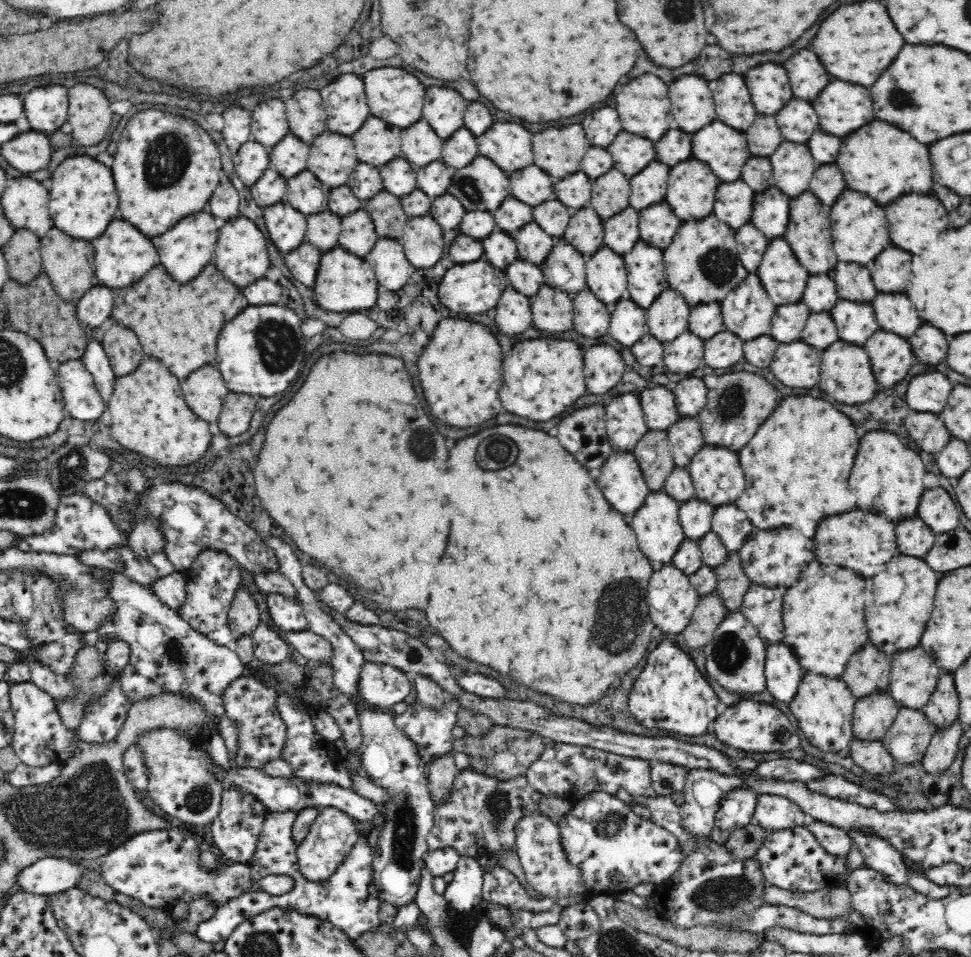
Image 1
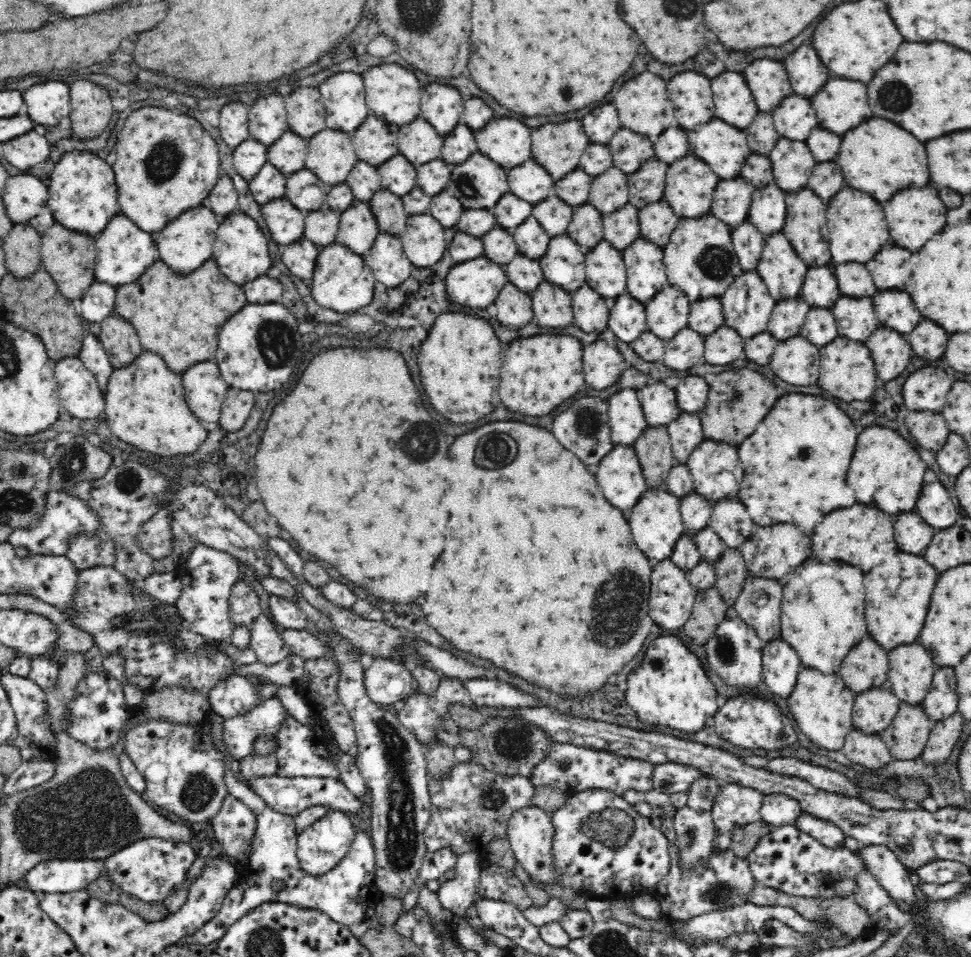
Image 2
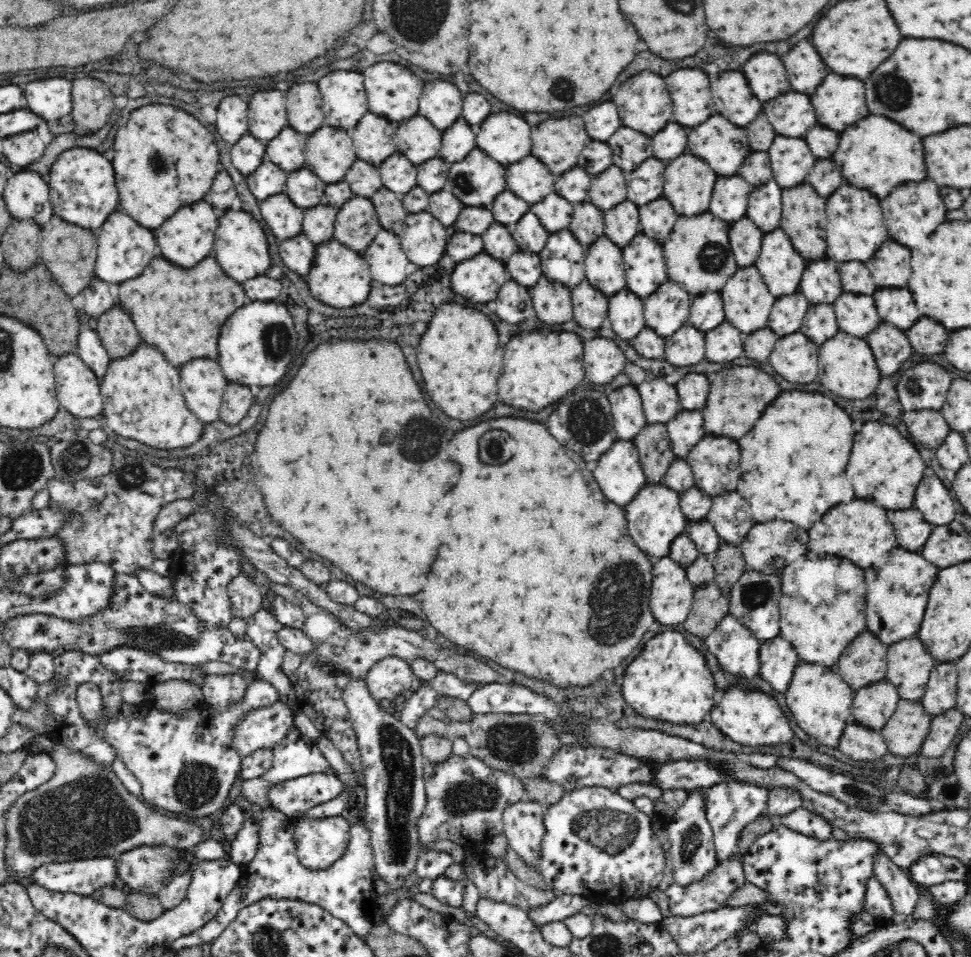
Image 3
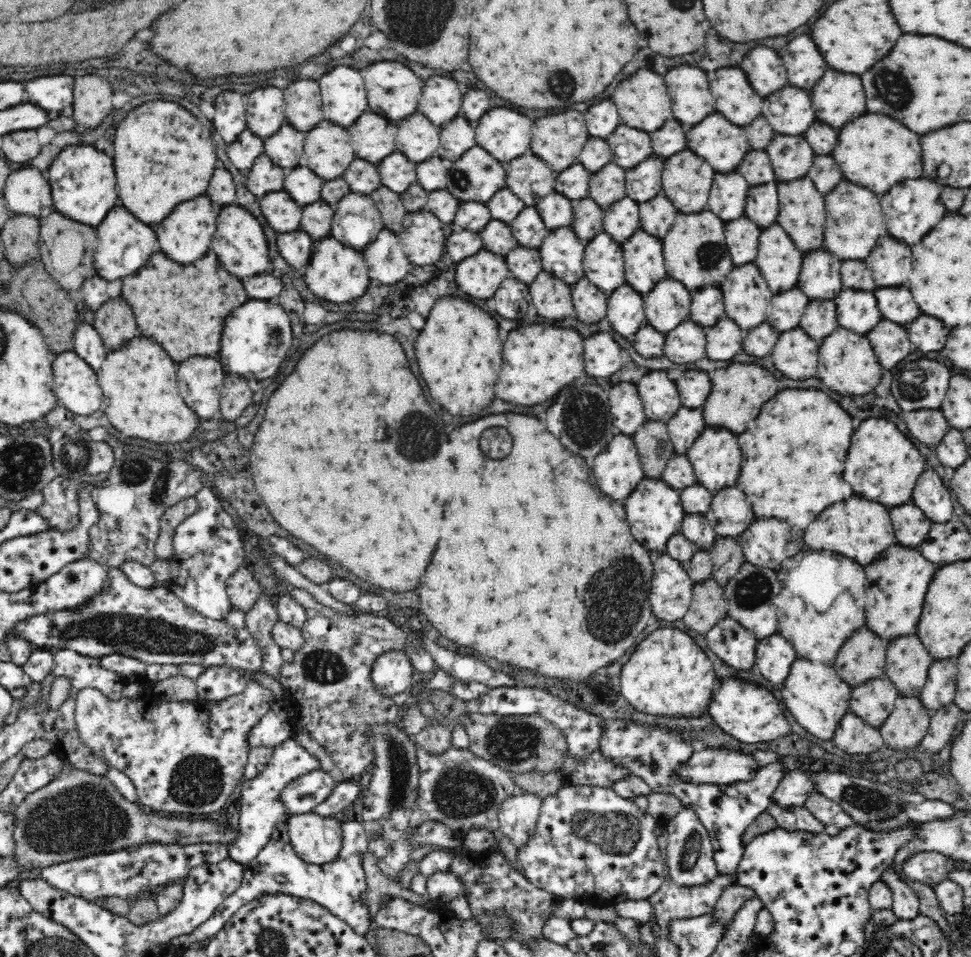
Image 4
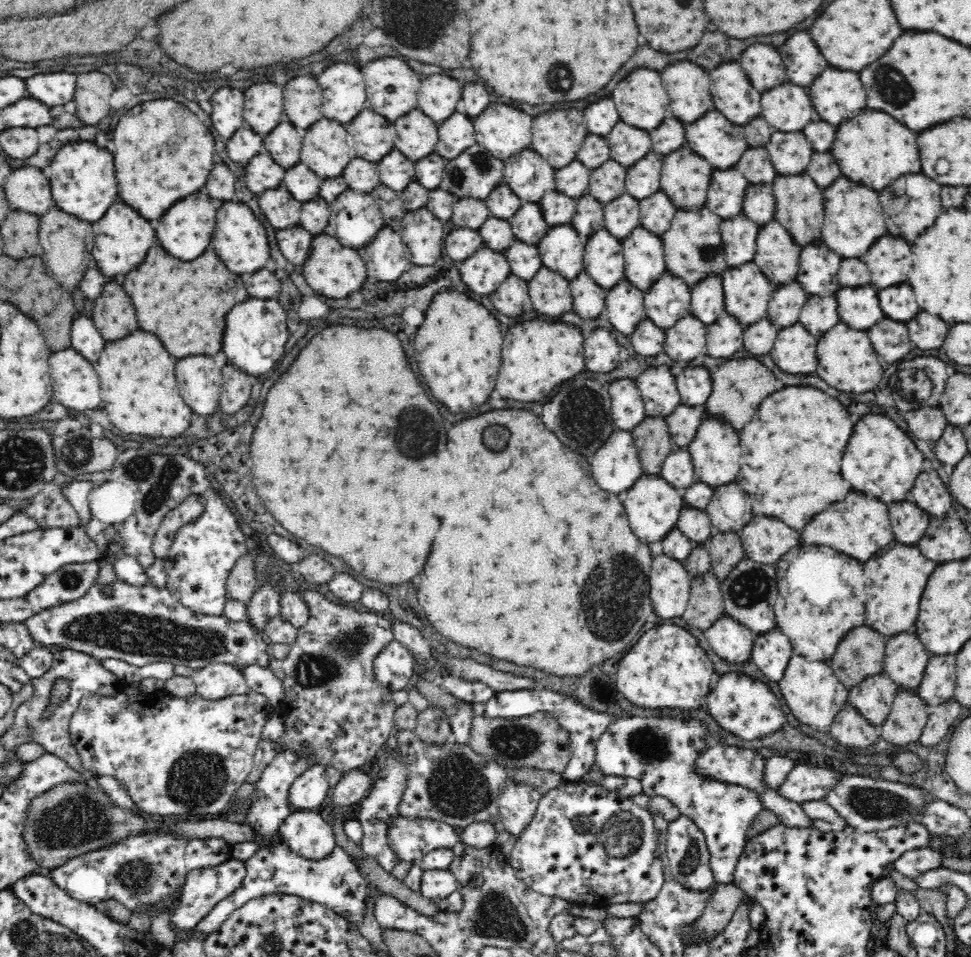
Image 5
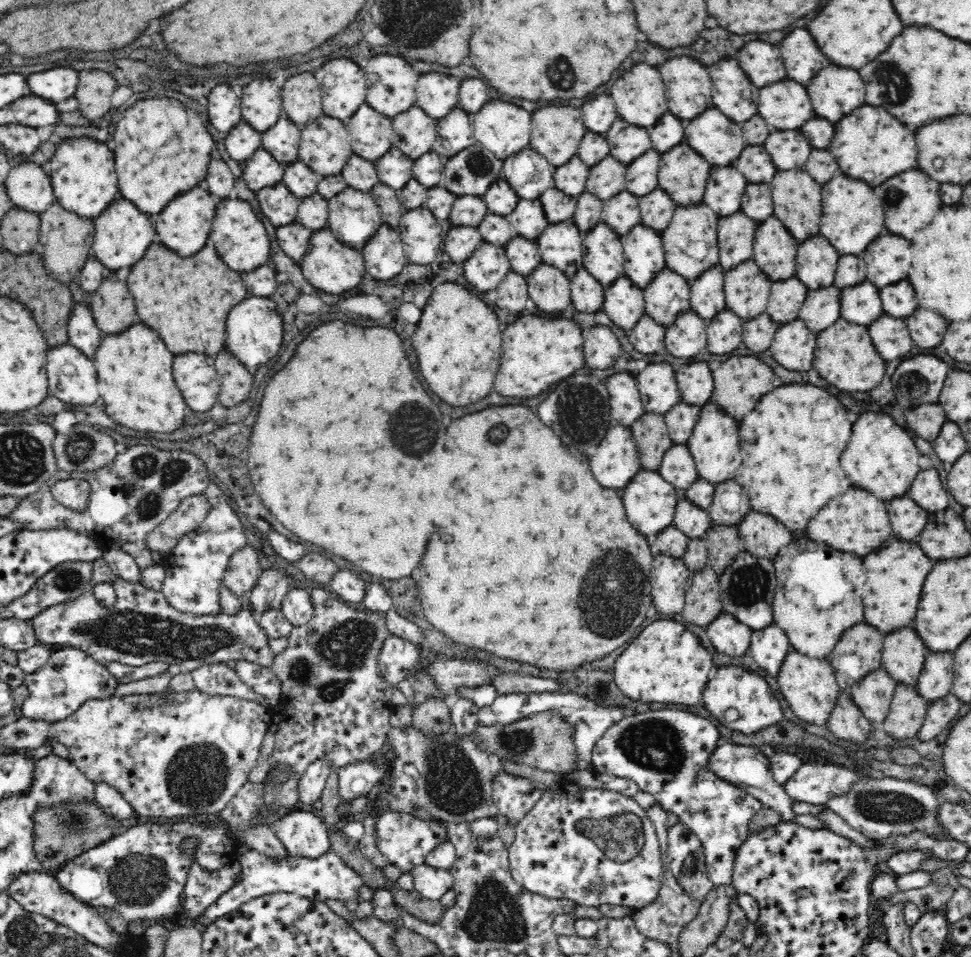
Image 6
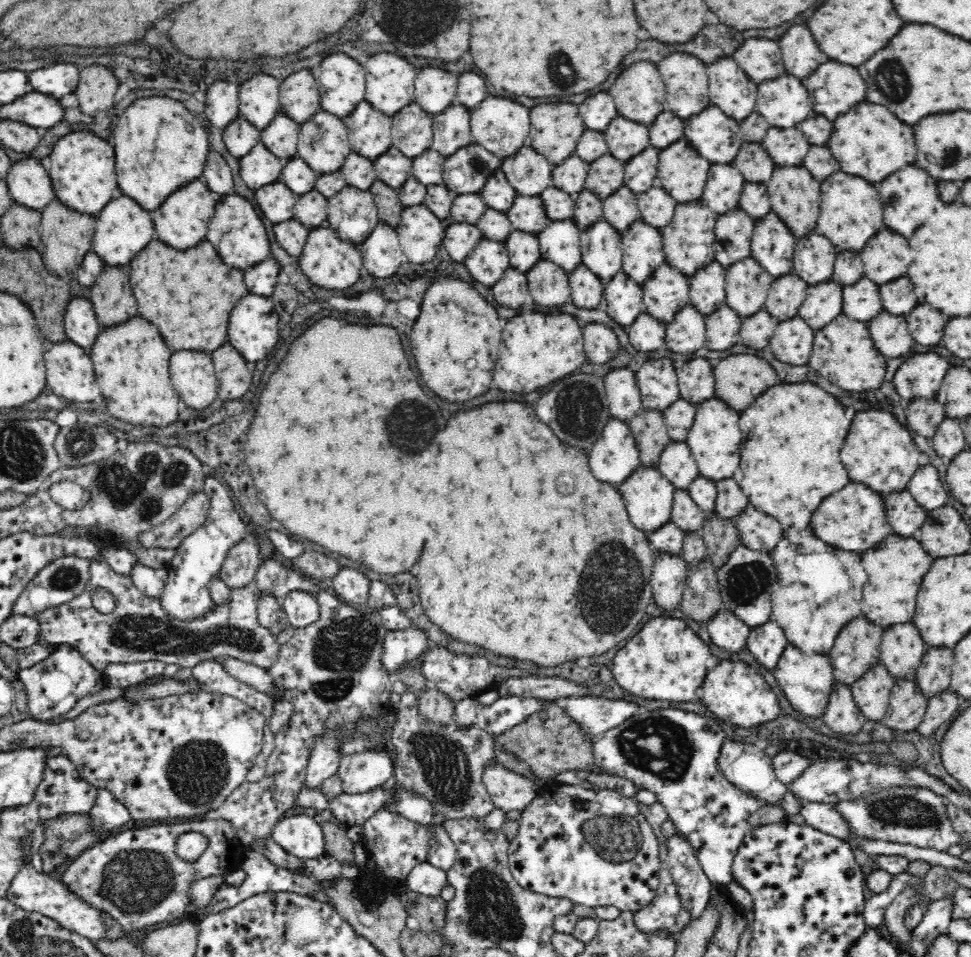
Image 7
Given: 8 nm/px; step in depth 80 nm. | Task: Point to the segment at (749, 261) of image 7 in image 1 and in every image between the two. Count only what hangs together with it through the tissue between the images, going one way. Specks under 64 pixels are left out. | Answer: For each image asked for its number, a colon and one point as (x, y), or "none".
1: (749, 303)
2: (747, 306)
3: (747, 302)
4: (746, 295)
5: (747, 292)
6: (747, 288)

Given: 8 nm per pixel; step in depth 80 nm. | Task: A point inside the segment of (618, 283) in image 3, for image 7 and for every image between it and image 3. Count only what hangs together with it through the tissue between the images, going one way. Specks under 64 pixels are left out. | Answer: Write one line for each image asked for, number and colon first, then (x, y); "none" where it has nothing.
4: (604, 264)
5: (603, 258)
6: (603, 257)
7: (600, 244)

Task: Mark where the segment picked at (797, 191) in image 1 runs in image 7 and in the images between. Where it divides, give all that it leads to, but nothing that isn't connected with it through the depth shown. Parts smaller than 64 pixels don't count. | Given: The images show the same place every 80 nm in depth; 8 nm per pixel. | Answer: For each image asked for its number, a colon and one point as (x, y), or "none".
2: (792, 162)
3: (792, 160)
4: (791, 156)
5: (790, 153)
6: (790, 149)
7: (788, 147)

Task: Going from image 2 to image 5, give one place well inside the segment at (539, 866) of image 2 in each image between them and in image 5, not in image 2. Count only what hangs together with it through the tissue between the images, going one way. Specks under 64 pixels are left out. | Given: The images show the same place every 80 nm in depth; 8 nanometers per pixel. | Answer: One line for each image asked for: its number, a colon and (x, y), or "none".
3: (524, 826)
4: (518, 817)
5: (517, 802)

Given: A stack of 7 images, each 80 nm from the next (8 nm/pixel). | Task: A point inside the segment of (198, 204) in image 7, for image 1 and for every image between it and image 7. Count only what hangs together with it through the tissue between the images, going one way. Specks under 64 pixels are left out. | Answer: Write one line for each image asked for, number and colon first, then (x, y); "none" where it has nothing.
1: (184, 250)
2: (187, 243)
3: (187, 239)
4: (186, 235)
5: (185, 233)
6: (184, 226)

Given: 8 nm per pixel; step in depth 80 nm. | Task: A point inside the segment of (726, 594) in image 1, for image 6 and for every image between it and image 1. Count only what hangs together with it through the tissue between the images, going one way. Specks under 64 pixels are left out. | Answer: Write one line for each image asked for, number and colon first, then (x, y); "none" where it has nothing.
2: (730, 570)
3: (728, 561)
4: (727, 555)
5: (725, 549)
6: (723, 542)

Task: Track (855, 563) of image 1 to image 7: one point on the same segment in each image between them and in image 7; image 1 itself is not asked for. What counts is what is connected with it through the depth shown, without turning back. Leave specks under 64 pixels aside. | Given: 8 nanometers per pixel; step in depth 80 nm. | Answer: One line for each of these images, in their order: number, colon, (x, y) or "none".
2: (863, 537)
3: (860, 532)
4: (858, 528)
5: (858, 526)
6: (857, 523)
7: (855, 519)

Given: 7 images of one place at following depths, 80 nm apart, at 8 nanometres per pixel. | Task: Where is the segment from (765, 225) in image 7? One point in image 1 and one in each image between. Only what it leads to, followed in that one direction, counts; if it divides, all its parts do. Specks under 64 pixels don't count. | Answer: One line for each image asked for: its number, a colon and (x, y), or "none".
1: (782, 276)
2: (783, 274)
3: (781, 268)
4: (780, 263)
5: (776, 254)
6: (774, 252)

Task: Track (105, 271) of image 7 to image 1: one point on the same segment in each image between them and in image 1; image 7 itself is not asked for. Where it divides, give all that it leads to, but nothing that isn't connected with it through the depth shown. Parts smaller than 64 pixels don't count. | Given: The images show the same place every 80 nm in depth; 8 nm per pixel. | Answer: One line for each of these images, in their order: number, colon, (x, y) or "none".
1: (124, 353)
2: (119, 339)
3: (119, 337)
4: (114, 321)
5: (113, 315)
6: (112, 306)

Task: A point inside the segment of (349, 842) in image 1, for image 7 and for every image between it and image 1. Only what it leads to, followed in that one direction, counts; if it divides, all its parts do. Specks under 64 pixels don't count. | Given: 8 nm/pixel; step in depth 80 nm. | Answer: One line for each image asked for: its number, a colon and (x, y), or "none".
2: (327, 842)
3: (319, 843)
4: (316, 840)
5: (306, 833)
6: (303, 834)
7: (300, 834)

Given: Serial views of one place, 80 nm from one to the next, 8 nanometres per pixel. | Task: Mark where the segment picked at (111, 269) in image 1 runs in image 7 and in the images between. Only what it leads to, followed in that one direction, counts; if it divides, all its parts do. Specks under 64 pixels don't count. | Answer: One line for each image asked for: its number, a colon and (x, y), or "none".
2: (116, 264)
3: (126, 249)
4: (124, 245)
5: (122, 240)
6: (122, 233)
7: (123, 229)

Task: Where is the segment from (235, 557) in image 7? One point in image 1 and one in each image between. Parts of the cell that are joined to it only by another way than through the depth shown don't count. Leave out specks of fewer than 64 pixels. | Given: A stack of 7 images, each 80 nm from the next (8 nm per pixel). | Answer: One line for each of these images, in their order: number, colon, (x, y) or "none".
1: (244, 617)
2: (245, 606)
3: (246, 599)
4: (243, 590)
5: (241, 583)
6: (242, 573)

